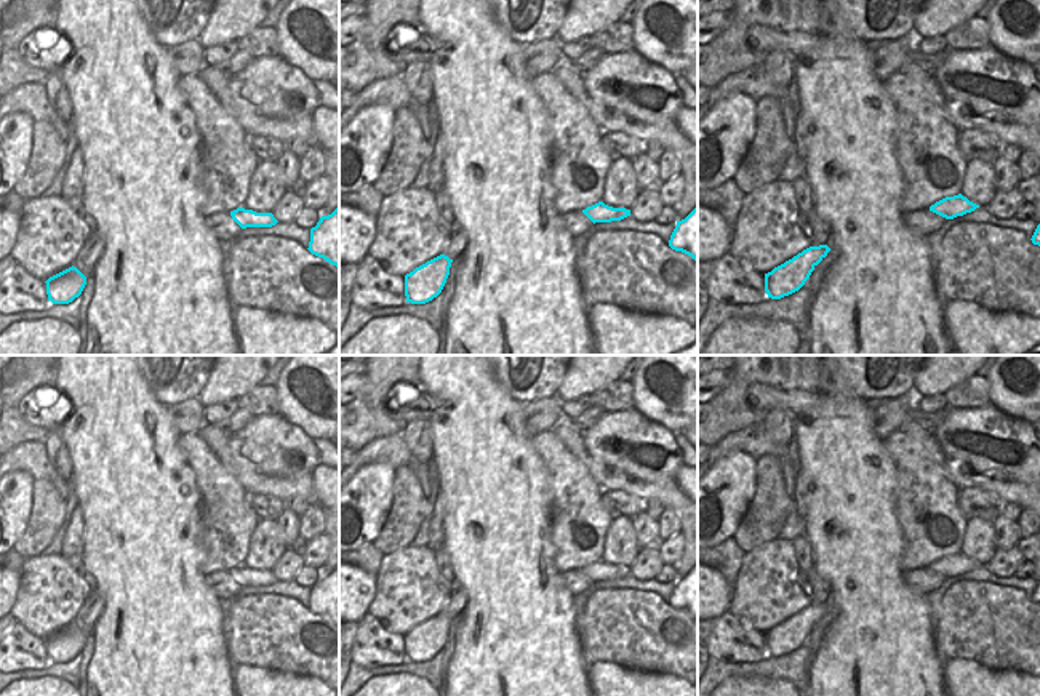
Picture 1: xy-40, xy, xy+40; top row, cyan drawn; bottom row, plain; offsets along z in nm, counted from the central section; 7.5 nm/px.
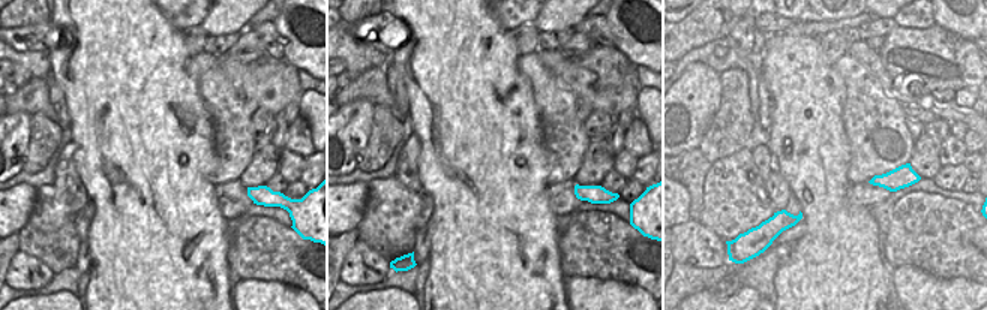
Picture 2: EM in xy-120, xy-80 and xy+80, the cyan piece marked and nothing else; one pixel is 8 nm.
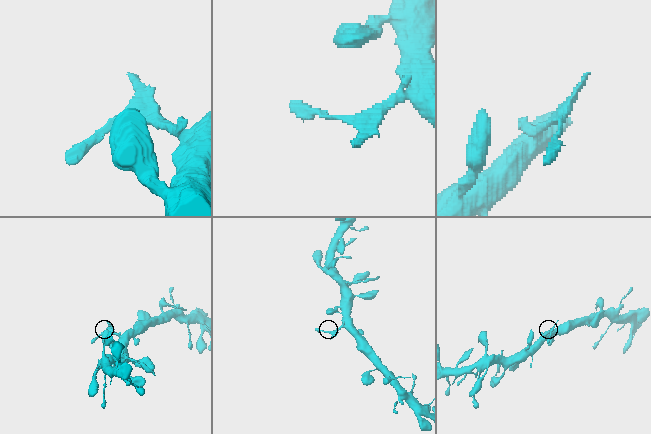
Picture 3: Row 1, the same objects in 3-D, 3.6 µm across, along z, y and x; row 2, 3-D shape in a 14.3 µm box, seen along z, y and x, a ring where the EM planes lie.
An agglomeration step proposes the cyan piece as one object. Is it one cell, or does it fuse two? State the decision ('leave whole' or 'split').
split

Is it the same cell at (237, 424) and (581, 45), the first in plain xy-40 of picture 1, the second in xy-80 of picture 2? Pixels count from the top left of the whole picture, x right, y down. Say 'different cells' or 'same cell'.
same cell

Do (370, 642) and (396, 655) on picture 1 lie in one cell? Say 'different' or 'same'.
same

